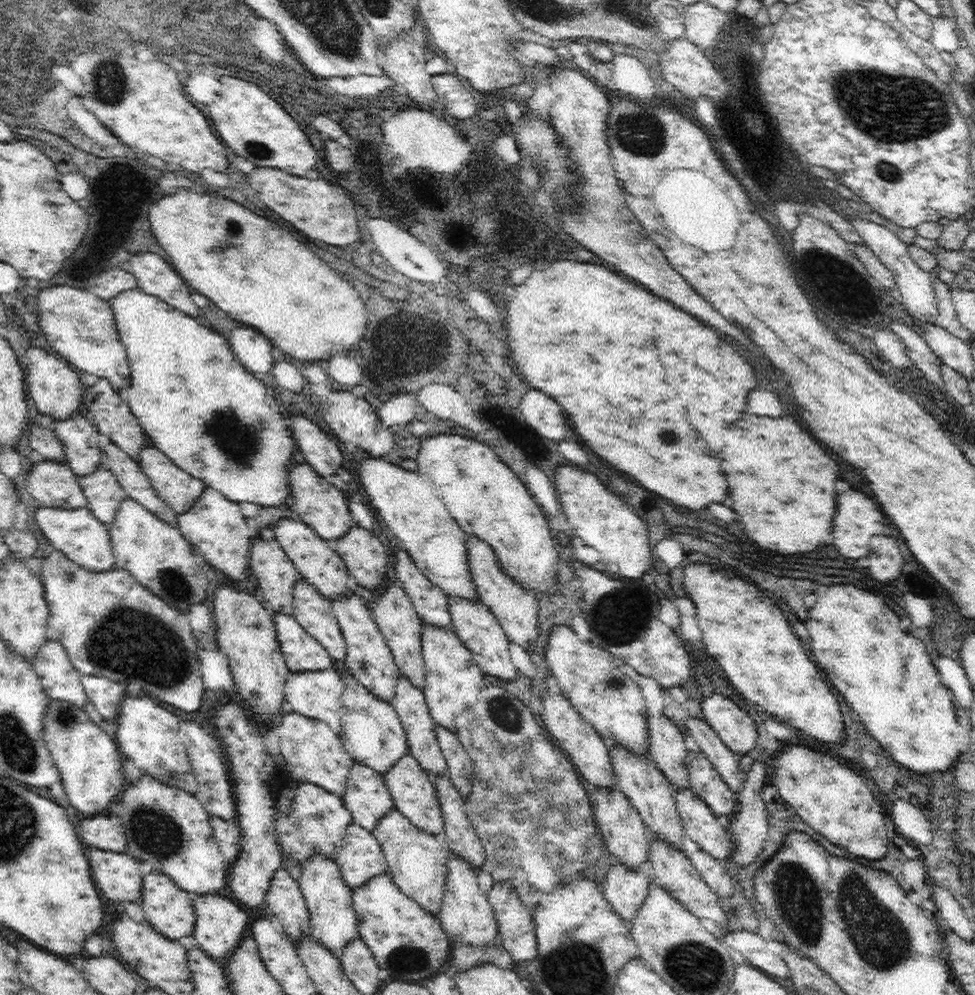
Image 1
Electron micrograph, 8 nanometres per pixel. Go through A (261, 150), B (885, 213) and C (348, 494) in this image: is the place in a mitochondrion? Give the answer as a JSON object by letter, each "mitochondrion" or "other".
{"A":"mitochondrion","B":"other","C":"other"}

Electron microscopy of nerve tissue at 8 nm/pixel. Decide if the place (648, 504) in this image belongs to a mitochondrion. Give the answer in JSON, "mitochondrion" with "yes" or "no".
{"mitochondrion":"no"}

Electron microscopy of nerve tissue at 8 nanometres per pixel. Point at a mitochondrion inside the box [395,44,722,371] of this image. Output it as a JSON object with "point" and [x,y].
{"point":[640,133]}

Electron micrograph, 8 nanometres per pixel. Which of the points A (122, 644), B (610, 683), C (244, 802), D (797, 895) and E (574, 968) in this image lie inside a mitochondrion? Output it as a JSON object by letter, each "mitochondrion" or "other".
{"A":"mitochondrion","B":"mitochondrion","C":"other","D":"mitochondrion","E":"mitochondrion"}

